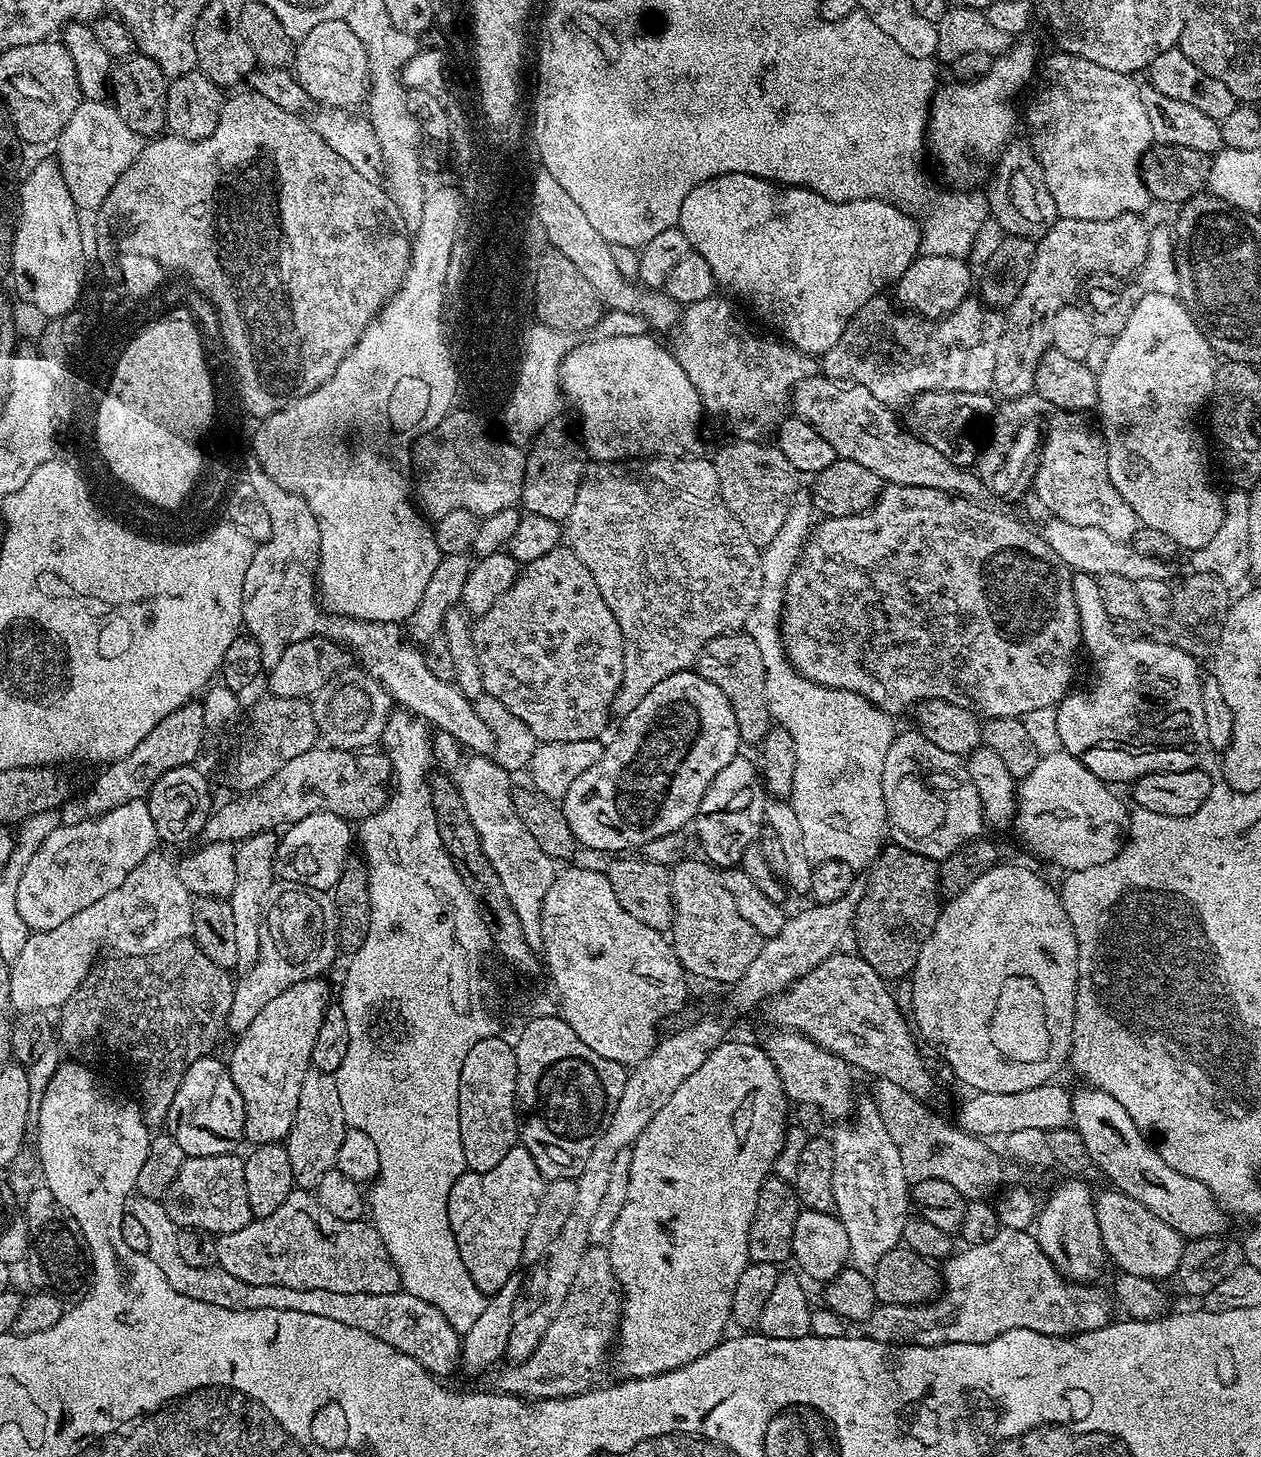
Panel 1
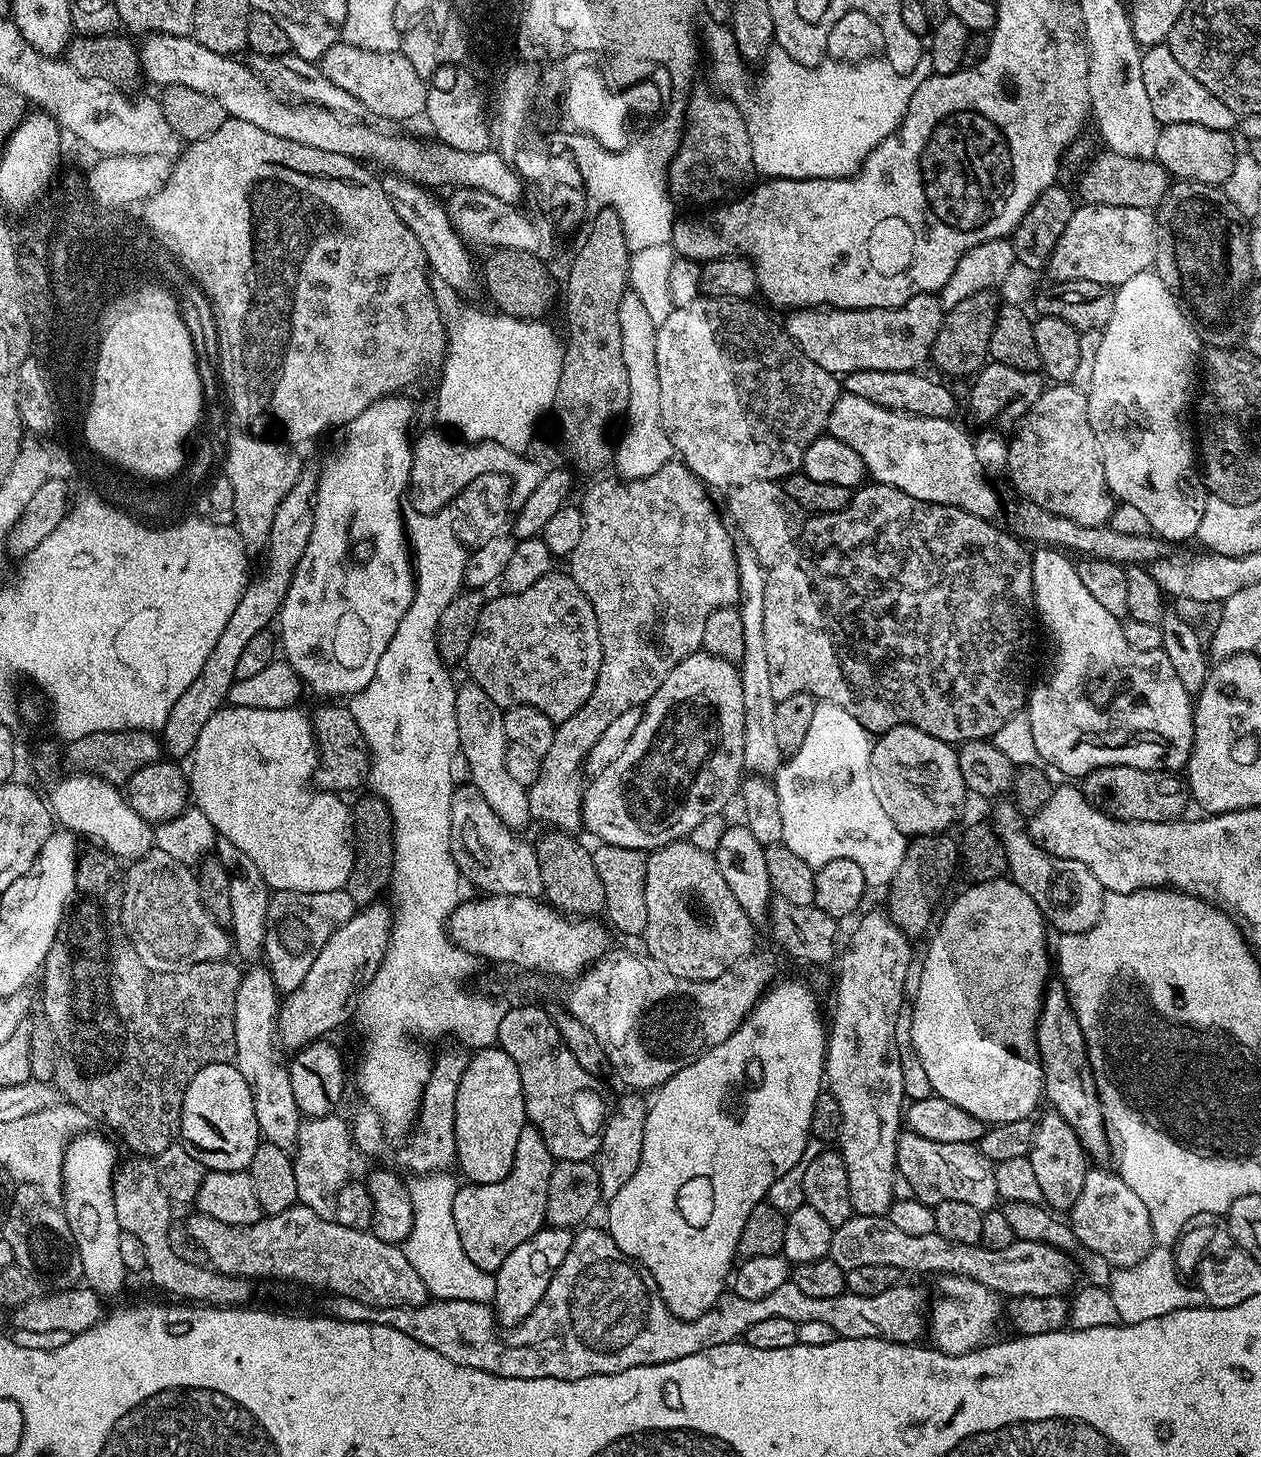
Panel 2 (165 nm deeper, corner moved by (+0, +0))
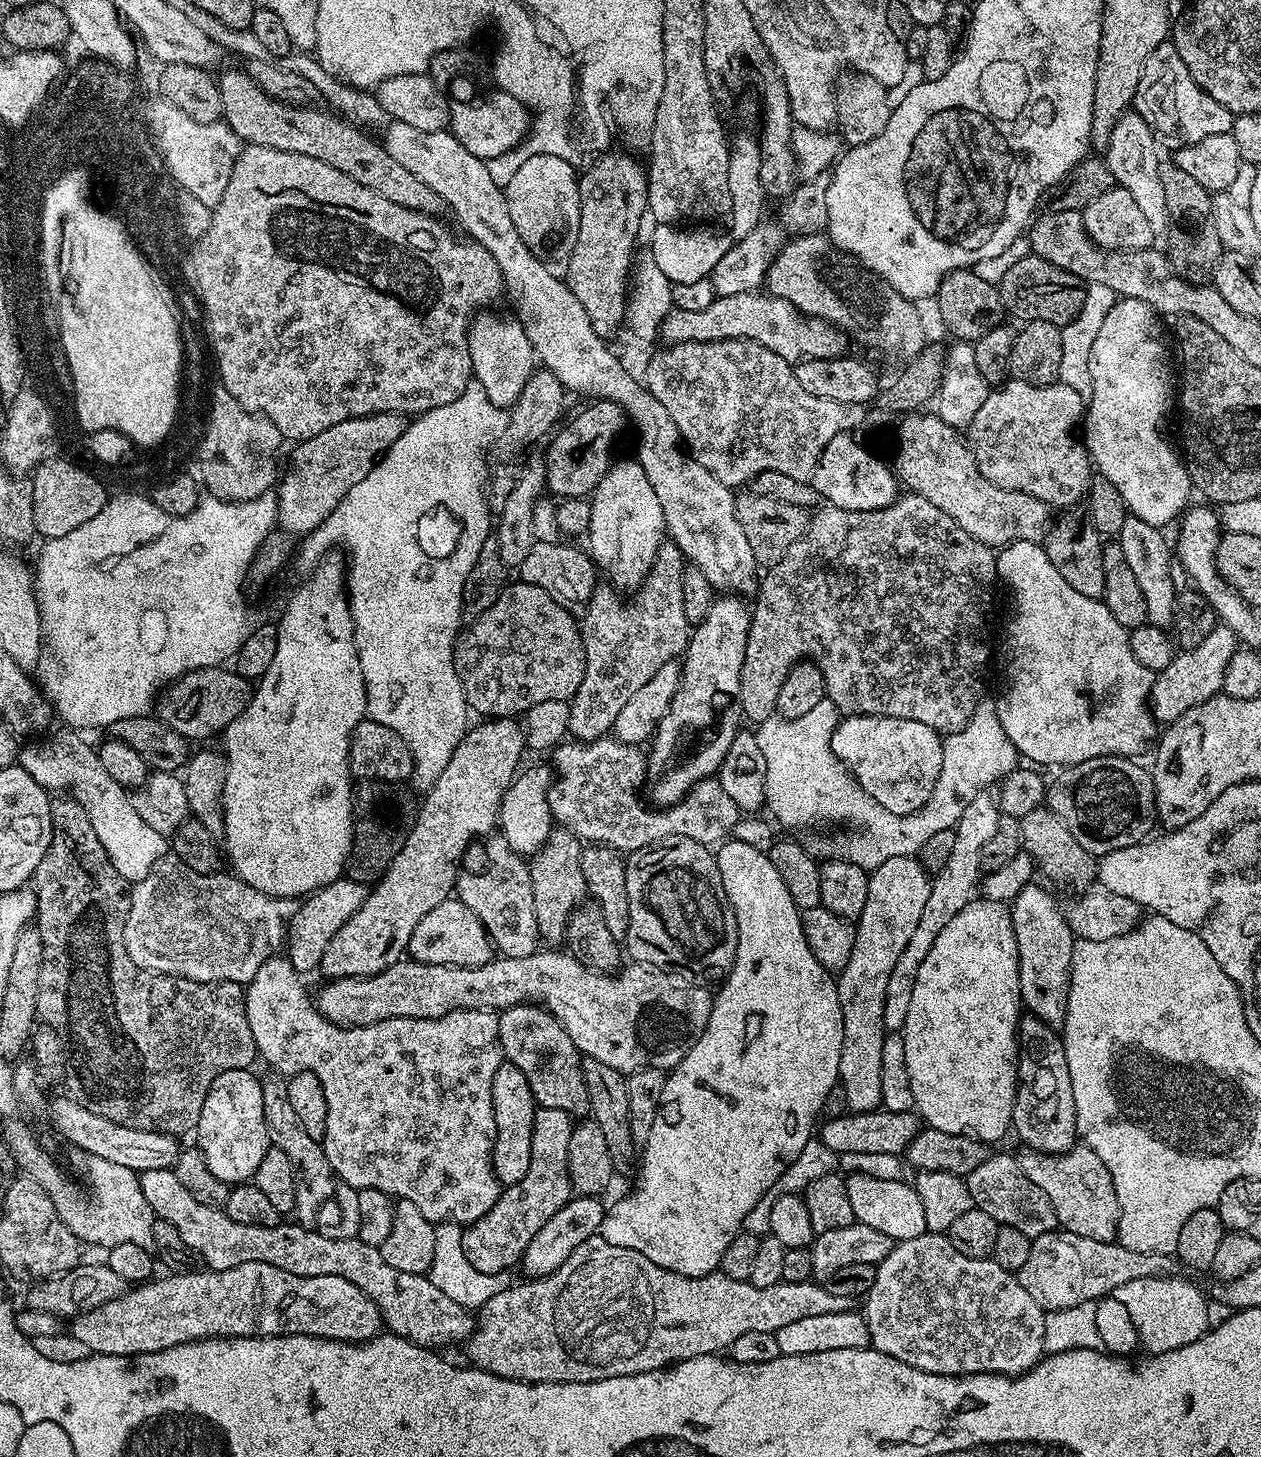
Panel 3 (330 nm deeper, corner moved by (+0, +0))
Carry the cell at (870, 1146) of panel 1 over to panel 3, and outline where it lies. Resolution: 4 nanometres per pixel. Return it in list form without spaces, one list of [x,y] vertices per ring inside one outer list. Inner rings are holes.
[[[916,856],[890,858],[871,869],[866,907],[855,921],[854,951],[836,981],[844,1031],[838,1084],[845,1088],[847,1107],[852,1112],[873,1112],[881,1107],[882,1042],[886,1035],[882,1010],[886,1006],[886,986],[890,983],[890,970],[894,970],[906,942],[910,942],[910,934],[918,926],[926,898],[930,898],[931,885],[932,876]]]

